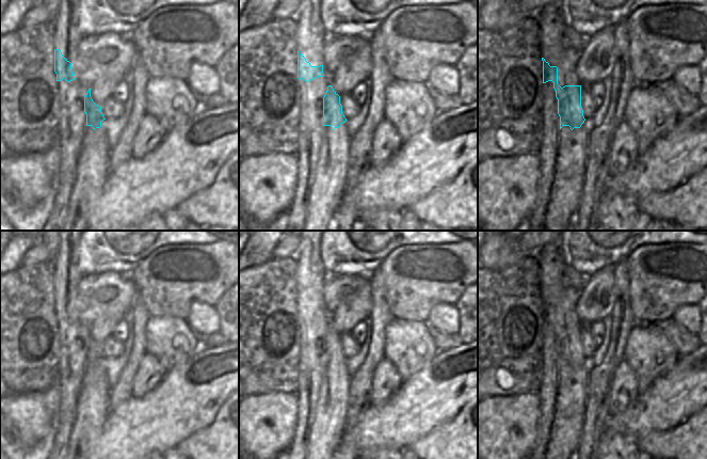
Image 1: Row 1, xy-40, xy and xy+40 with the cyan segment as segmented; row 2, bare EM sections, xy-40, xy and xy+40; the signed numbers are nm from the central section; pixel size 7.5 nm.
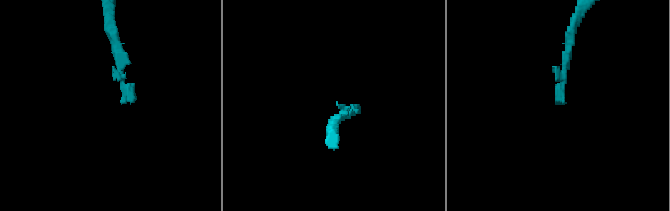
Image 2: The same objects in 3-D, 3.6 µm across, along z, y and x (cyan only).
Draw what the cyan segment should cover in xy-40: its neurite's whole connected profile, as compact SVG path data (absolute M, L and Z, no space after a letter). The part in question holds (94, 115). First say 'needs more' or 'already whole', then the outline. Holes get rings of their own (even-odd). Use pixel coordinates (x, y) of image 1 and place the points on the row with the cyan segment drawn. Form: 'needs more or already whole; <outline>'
needs more; M91 89L84 97L84 112L86 127L63 231L86 231L89 215L99 200L109 175L108 159L111 148L103 129L106 118L101 107L93 101Z

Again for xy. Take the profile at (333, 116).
needs more; M332 85L323 97L323 129L315 172L315 183L308 197L304 231L327 231L344 193L349 140L347 118L342 114L340 96Z

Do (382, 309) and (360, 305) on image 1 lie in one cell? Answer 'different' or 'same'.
different

